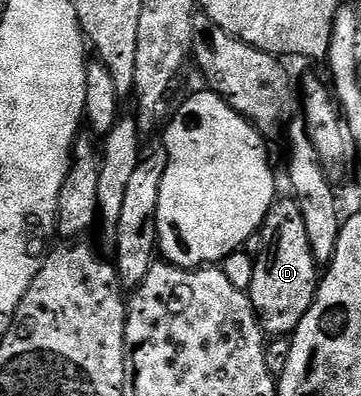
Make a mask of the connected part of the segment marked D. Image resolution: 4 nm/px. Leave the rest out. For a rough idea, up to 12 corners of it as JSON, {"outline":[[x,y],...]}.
{"outline":[[276,200],[251,270],[264,335],[290,336],[321,270],[301,208]]}

